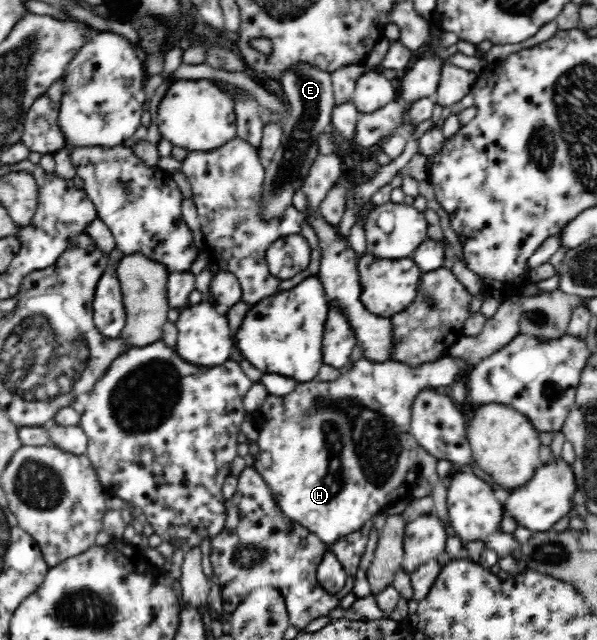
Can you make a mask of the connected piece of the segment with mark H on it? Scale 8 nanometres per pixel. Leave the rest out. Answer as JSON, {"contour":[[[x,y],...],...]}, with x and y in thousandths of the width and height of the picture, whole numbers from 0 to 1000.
{"contour":[[[740,556],[734,563],[722,567],[710,567],[697,575],[687,573],[675,566],[650,564],[642,567],[623,567],[610,559],[595,567],[595,570],[585,578],[573,578],[571,588],[559,595],[543,597],[523,592],[519,597],[504,597],[497,608],[492,608],[486,616],[474,620],[464,620],[459,617],[449,617],[446,628],[430,642],[430,666],[432,666],[432,700],[434,705],[427,711],[427,733],[439,742],[439,747],[446,752],[446,756],[452,761],[466,792],[472,795],[472,802],[509,822],[519,833],[536,841],[536,845],[544,848],[546,863],[533,883],[533,888],[539,888],[539,894],[533,891],[529,897],[580,897],[576,886],[570,881],[570,877],[563,872],[554,855],[576,838],[590,834],[596,828],[605,828],[610,822],[616,822],[623,806],[633,800],[640,800],[653,788],[660,786],[665,780],[673,780],[682,773],[687,766],[688,747],[697,742],[697,698],[702,695],[693,680],[688,677],[688,638],[697,622],[697,616],[707,609],[707,606],[734,606],[737,609],[750,609],[774,584],[781,584],[784,578],[784,569],[774,561],[754,556]]]}

